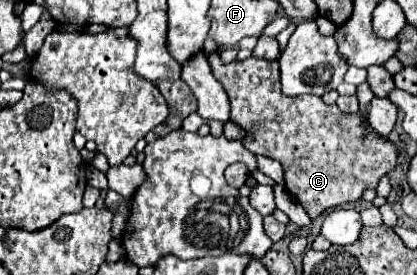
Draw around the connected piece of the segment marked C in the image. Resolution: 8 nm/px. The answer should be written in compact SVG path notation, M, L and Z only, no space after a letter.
M221 50L205 52L213 76L223 84L231 102L231 122L239 124L247 136L243 140L245 148L253 154L261 154L279 160L285 170L285 188L293 194L311 218L317 218L327 208L335 208L361 198L365 188L375 190L381 176L395 168L397 148L371 130L367 120L359 114L345 114L337 106L325 104L319 96L285 96L279 84L279 64L263 58L235 60L223 64L219 58Z

